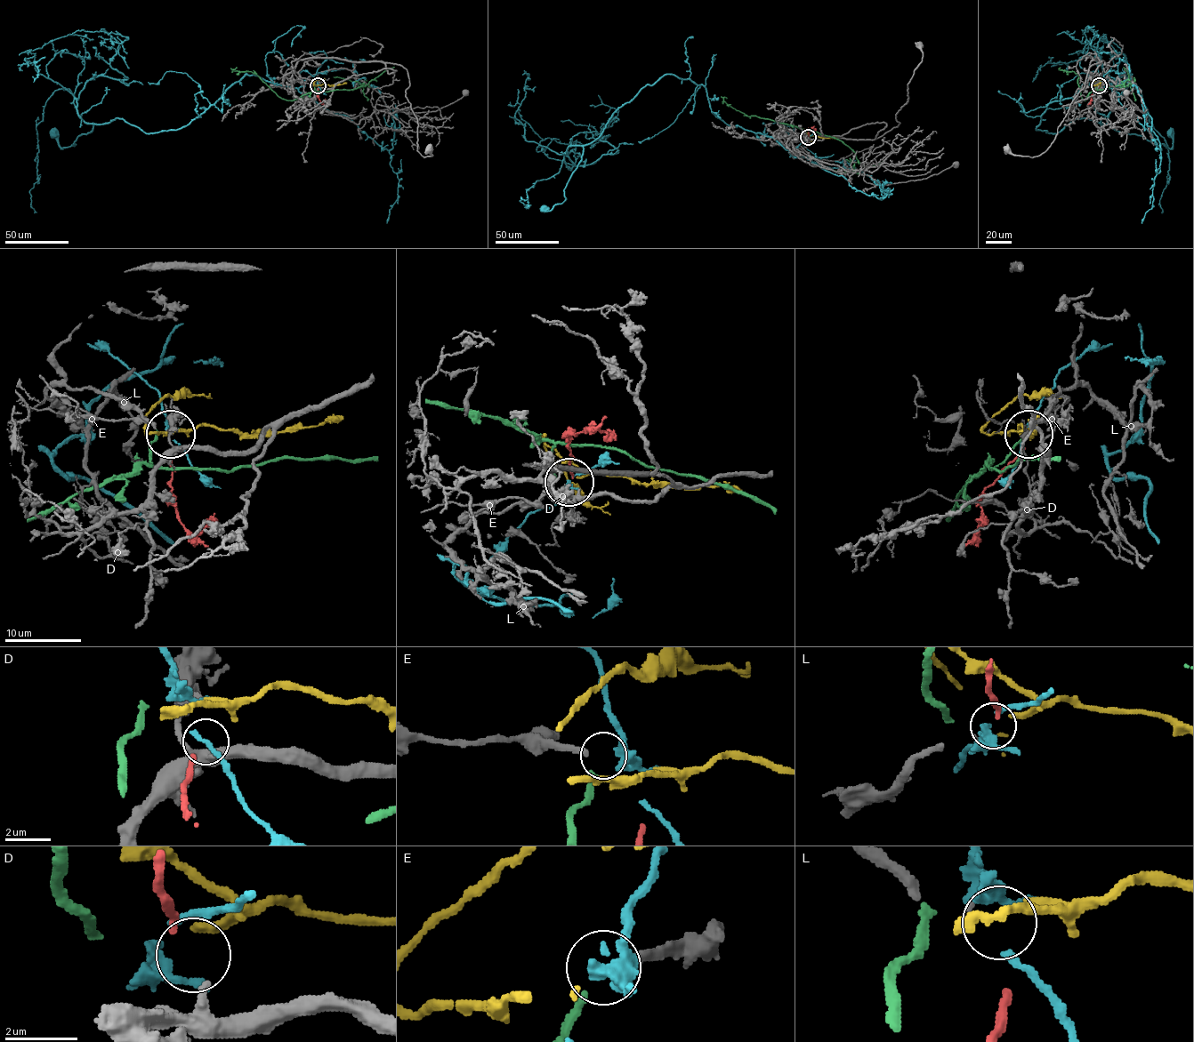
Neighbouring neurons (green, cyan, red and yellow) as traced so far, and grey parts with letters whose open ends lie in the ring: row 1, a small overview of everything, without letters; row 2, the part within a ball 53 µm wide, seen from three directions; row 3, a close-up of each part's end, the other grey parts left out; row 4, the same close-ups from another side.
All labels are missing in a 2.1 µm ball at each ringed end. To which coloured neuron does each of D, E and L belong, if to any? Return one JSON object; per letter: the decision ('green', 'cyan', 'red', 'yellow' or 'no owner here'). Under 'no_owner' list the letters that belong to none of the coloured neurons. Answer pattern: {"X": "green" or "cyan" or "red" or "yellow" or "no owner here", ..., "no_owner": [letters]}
{"D": "red", "E": "green", "L": "yellow", "no_owner": []}

